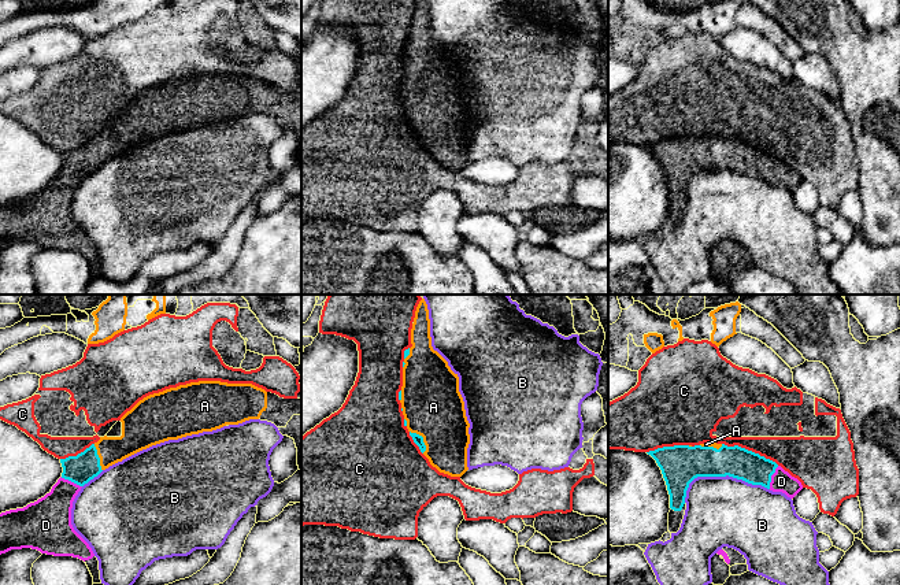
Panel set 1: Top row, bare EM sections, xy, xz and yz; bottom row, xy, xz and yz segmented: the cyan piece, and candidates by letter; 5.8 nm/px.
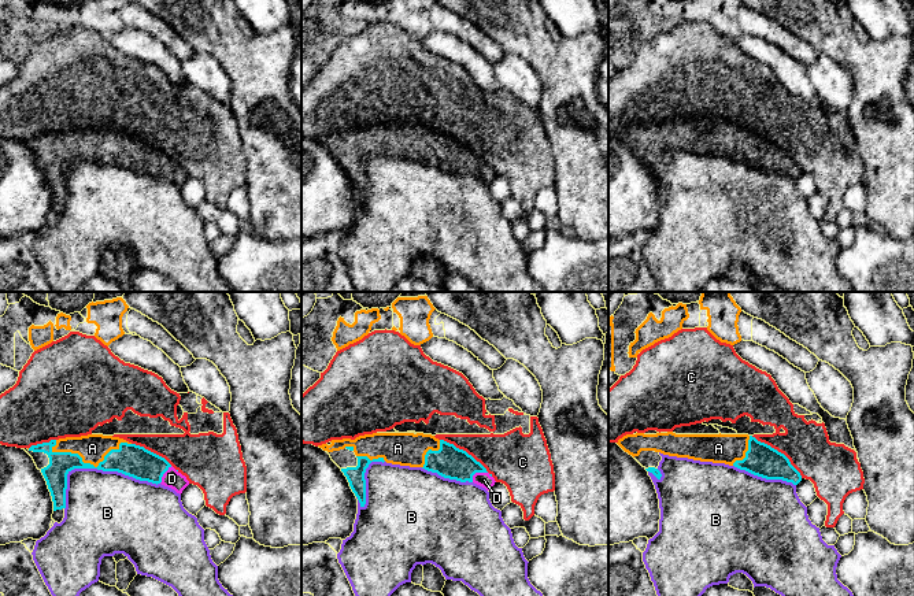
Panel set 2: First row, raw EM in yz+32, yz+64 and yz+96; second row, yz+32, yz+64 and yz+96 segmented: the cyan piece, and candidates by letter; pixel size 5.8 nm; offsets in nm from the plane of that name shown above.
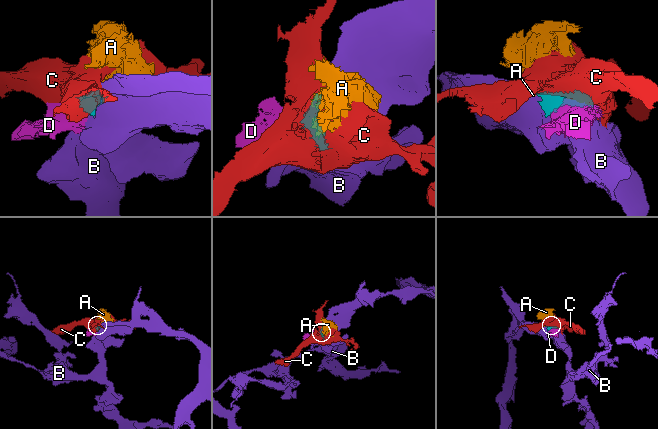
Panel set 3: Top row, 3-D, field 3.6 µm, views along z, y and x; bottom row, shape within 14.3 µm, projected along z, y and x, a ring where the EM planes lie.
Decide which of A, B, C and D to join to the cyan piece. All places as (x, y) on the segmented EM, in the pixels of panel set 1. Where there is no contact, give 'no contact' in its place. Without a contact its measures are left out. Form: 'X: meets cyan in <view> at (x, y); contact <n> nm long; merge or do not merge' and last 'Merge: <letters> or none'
A: meets cyan in xz at (422, 439); contact 160 nm long; merge
B: meets cyan in yz at (719, 476); contact 500 nm long; do not merge
C: meets cyan in yz at (751, 451); contact 360 nm long; do not merge
D: meets cyan in yz at (770, 477); contact 150 nm long; merge
Merge: A, D

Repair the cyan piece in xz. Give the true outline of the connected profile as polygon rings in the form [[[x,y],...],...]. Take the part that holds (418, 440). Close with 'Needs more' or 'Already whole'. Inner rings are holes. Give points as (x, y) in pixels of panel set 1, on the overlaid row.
[[[425,299],[415,311],[411,344],[404,351],[399,392],[404,426],[433,467],[451,477],[462,477],[468,470],[470,423],[459,392],[459,377],[432,347]]]. Needs more

